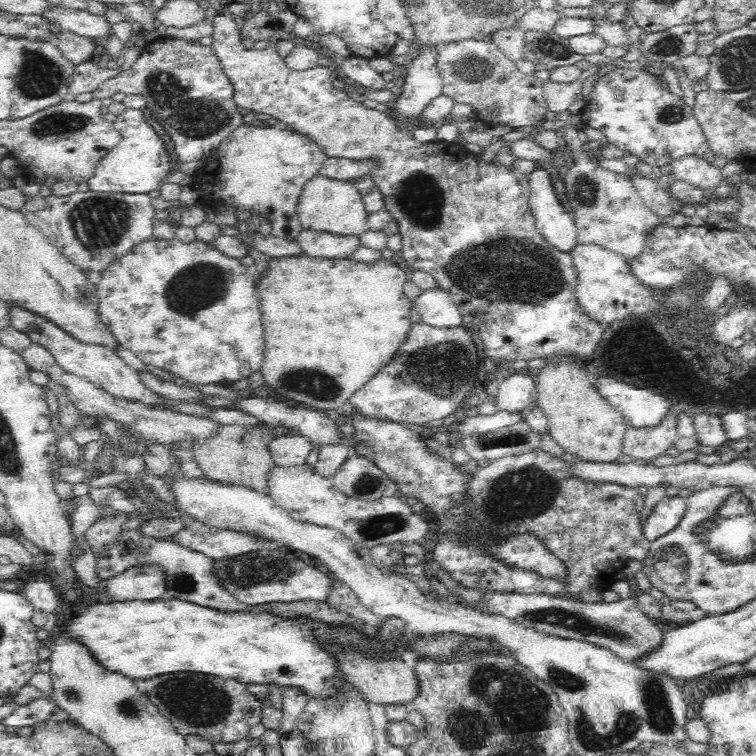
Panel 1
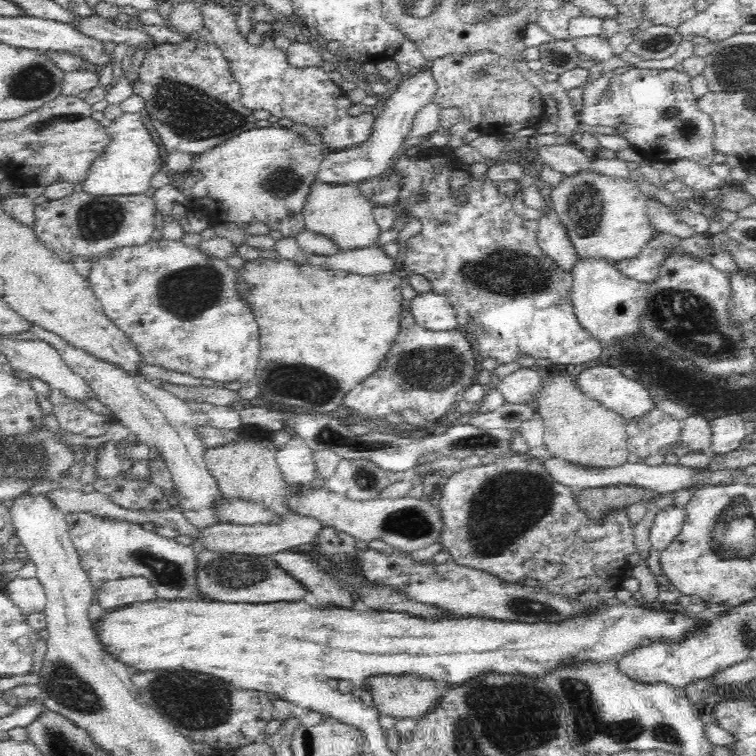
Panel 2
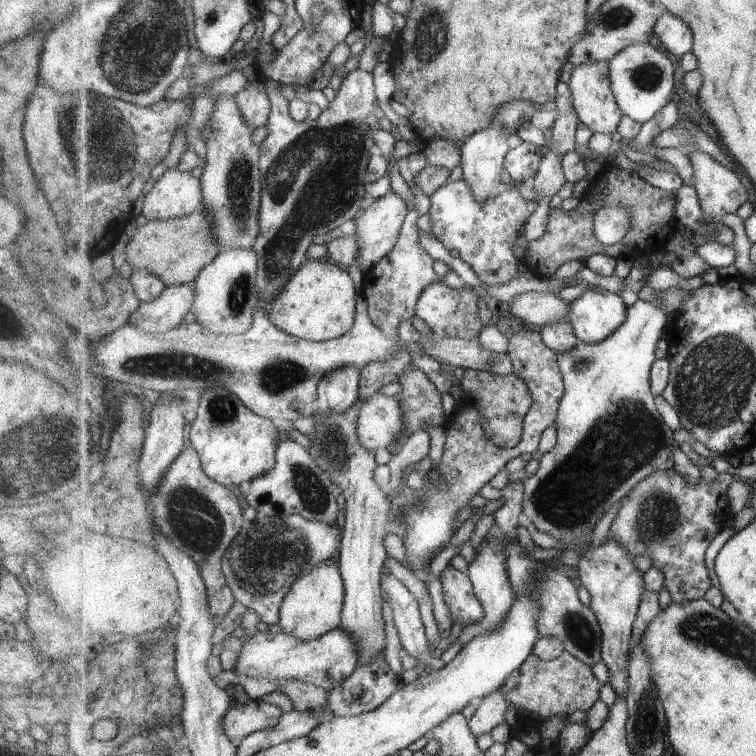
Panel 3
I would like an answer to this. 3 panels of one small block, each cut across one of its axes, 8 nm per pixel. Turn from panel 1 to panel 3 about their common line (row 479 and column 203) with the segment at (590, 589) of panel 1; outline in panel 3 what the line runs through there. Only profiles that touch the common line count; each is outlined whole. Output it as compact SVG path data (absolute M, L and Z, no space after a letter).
M189 445L177 456L175 462L171 462L169 472L161 478L158 494L153 494L148 499L148 511L152 515L154 528L159 528L161 534L173 542L173 546L179 546L181 552L189 554L191 560L195 560L201 568L207 586L209 610L213 614L213 620L221 622L233 604L237 603L223 572L223 560L231 543L243 530L243 509L241 510L238 496L207 476L199 453Z

